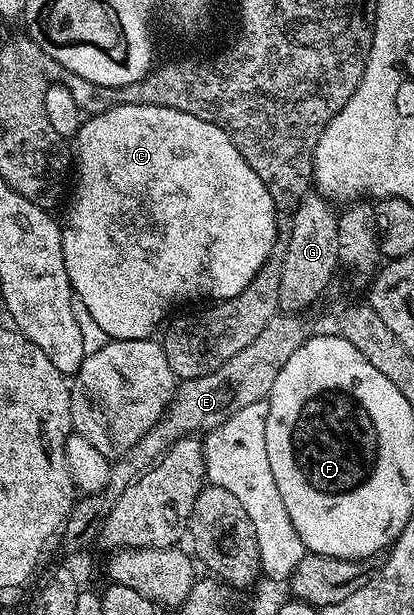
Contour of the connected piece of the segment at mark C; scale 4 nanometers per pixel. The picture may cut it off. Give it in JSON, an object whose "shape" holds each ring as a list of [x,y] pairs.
{"shape":[[[163,105],[112,107],[112,111],[96,113],[83,120],[77,137],[72,141],[72,161],[76,166],[78,182],[75,185],[73,182],[72,192],[69,194],[70,206],[66,209],[66,222],[63,220],[60,225],[64,267],[68,271],[75,298],[88,307],[92,319],[96,319],[96,323],[104,329],[108,337],[115,341],[147,340],[153,334],[150,332],[167,320],[166,312],[177,301],[194,301],[197,297],[210,297],[211,302],[229,301],[231,297],[240,295],[240,291],[244,291],[244,287],[252,283],[256,271],[264,267],[278,238],[280,218],[274,210],[272,195],[268,195],[268,187],[260,183],[260,175],[256,175],[256,171],[248,167],[244,155],[236,151],[236,143],[232,143],[229,135],[216,123],[208,123],[208,119],[200,119],[196,115],[188,115],[184,111],[176,111]]]}

